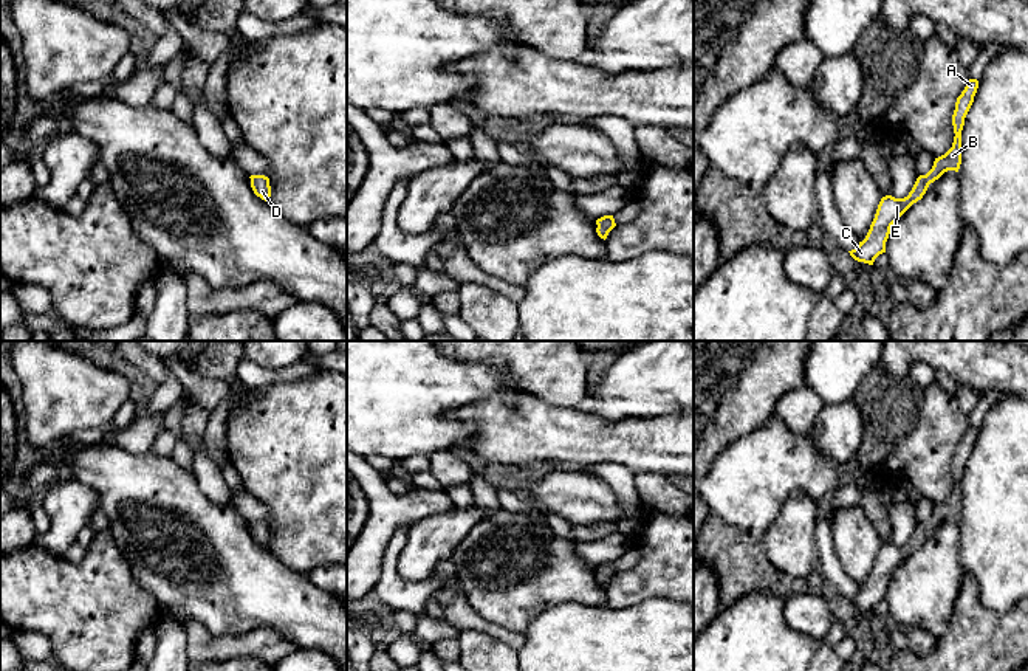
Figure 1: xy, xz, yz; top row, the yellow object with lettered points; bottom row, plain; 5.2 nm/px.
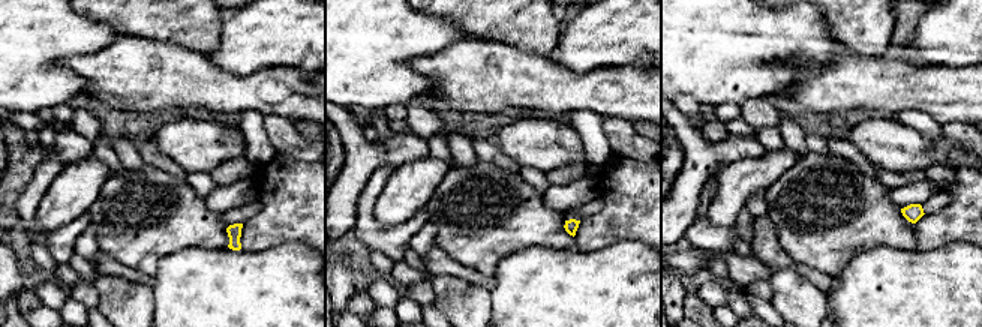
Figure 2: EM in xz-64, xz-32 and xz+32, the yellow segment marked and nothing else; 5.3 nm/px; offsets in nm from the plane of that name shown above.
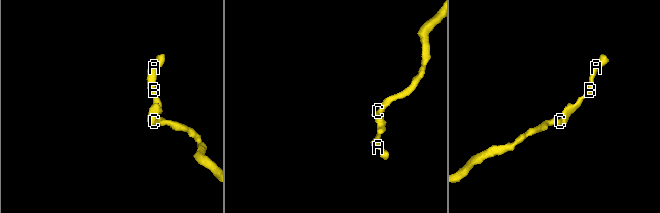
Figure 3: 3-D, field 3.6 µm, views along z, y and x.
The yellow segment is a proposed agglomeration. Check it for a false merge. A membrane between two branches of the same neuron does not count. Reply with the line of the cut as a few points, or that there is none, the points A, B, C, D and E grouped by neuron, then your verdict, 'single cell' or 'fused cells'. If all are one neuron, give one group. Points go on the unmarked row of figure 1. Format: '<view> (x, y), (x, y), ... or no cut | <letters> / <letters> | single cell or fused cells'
no cut | A B C D E | single cell

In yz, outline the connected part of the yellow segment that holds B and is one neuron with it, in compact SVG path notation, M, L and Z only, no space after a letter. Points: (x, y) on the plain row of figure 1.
M969 426L961 442L957 445L955 457L952 462L954 473L954 490L952 494L941 504L935 505L932 516L926 522L920 522L904 545L895 545L886 542L881 545L875 566L870 576L859 592L848 598L850 603L869 612L873 612L875 606L886 600L886 589L890 581L892 572L918 547L923 545L930 530L938 527L944 519L958 519L961 511L961 477L965 473L965 465L974 449L974 443L978 435L977 426Z

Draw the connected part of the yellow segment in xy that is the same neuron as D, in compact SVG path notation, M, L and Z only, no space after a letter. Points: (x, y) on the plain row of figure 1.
M251 522L249 525L254 541L269 550L271 544L269 525L265 522Z

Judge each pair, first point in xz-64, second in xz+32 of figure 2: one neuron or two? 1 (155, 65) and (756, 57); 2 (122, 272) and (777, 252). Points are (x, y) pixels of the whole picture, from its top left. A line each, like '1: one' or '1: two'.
1: two
2: one

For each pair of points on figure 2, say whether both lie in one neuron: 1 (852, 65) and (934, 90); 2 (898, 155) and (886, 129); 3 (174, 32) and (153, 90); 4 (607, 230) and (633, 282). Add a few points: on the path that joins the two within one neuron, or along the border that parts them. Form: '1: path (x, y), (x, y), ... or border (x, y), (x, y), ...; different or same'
1: path (873, 83), (913, 87); same
2: path (895, 149), (886, 140), (886, 135); same
3: border (137, 33), (185, 45), (204, 54); different
4: border (645, 243), (622, 240), (592, 251), (580, 251); different

